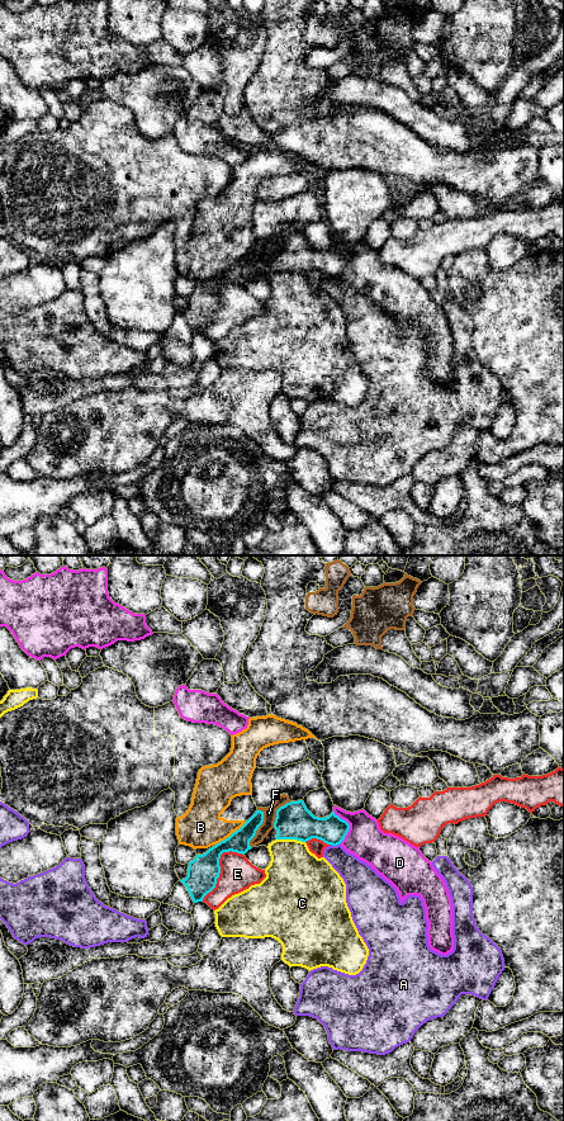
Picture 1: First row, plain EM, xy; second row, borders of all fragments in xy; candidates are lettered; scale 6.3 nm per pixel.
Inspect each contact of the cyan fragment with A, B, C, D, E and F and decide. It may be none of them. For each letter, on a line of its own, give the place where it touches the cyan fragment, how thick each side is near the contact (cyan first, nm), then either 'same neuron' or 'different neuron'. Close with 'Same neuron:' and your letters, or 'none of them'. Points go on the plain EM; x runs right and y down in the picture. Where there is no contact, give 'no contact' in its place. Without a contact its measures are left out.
A: contact xy (335, 277); calibres 190 and 190 nm; different neuron
B: contact xy (232, 265); calibres 140 and 280 nm; different neuron
C: contact xy (290, 270); calibres 220 and 360 nm; different neuron
D: contact xy (349, 258); calibres 180 and 240 nm; different neuron
E: contact xy (219, 298); calibres 200 and 220 nm; different neuron
F: contact xy (257, 260); calibres 140 and 80 nm; different neuron
Same neuron: none of them

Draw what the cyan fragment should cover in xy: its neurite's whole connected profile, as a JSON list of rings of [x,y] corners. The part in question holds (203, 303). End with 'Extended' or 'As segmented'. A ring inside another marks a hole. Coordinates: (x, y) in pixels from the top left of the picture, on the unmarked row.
[[[264,243],[256,245],[246,255],[233,264],[228,270],[221,273],[203,287],[196,287],[189,294],[188,308],[180,312],[188,321],[194,335],[203,334],[217,316],[221,306],[219,290],[223,284],[237,284],[245,287],[252,279],[250,273],[264,254]]]. As segmented

